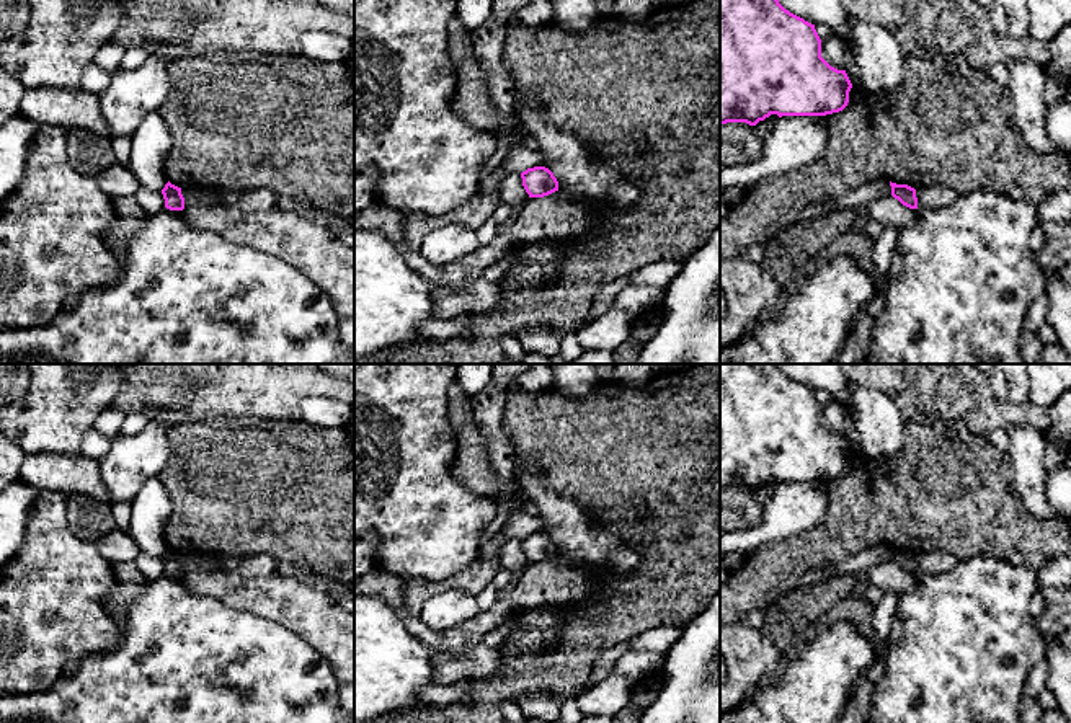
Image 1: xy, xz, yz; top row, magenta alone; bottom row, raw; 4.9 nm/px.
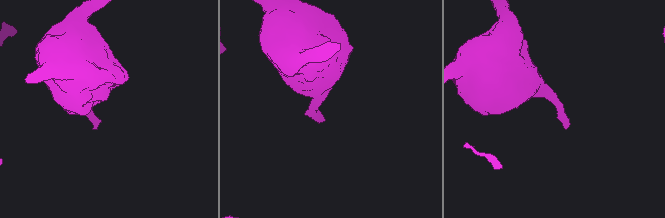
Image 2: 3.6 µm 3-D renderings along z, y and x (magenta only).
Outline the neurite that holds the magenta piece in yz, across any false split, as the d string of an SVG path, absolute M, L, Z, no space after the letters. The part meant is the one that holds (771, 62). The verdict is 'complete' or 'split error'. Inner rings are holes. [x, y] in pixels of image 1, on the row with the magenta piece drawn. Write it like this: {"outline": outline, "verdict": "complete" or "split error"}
{"outline": "M720 0L720 126L727 122L746 122L756 126L771 114L782 116L826 116L842 111L849 103L852 83L846 70L831 67L821 57L821 39L815 24L785 10L779 0Z", "verdict": "complete"}

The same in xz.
{"outline": "M545 166L527 168L521 173L522 186L529 197L544 197L558 191L558 181Z", "verdict": "complete"}

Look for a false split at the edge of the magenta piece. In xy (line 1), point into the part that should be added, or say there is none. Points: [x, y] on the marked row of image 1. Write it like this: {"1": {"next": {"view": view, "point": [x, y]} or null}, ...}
{"1": {"next": null}}

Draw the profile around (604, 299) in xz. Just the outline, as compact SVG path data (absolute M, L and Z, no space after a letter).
M622 276L609 284L606 284L598 292L598 295L588 312L586 322L593 322L593 320L599 318L601 315L604 315L606 312L609 312L614 305L617 294L629 284L630 284L629 276Z

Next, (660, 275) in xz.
M660 261L645 266L629 276L629 282L635 286L668 287L681 271L682 261Z

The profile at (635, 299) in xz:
M629 284L617 294L612 307L638 317L648 308L661 307L664 297L666 287Z

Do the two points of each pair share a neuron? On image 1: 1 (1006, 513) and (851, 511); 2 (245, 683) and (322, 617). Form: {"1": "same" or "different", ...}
{"1": "same", "2": "different"}

